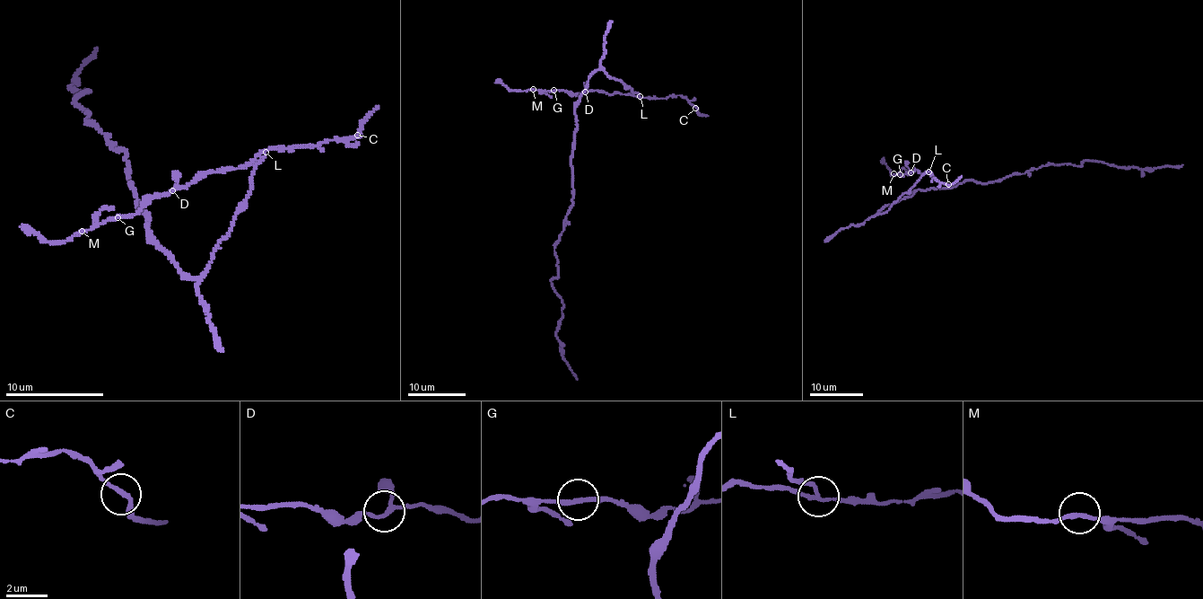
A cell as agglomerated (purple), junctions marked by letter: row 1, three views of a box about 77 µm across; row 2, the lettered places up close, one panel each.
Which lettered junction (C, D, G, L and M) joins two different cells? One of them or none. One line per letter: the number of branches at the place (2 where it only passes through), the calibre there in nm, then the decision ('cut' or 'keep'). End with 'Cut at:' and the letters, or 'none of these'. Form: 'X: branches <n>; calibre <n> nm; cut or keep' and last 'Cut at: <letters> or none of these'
C: branches 2; calibre 240 nm; keep
D: branches 3; calibre 180 nm; keep
G: branches 2; calibre 240 nm; keep
L: branches 3; calibre 170 nm; cut
M: branches 2; calibre 220 nm; keep
Cut at: L

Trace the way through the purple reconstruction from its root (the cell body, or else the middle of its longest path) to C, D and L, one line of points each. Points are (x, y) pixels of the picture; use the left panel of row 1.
C: (146, 223), (172, 261), (192, 277), (201, 276), (229, 231), (267, 150), (320, 145), (357, 135)
D: (146, 223), (172, 261), (192, 277), (201, 276), (241, 206), (256, 165), (203, 173), (172, 190)
L: (146, 223), (172, 261), (192, 277), (201, 276), (229, 231), (250, 189), (249, 178), (265, 153)

